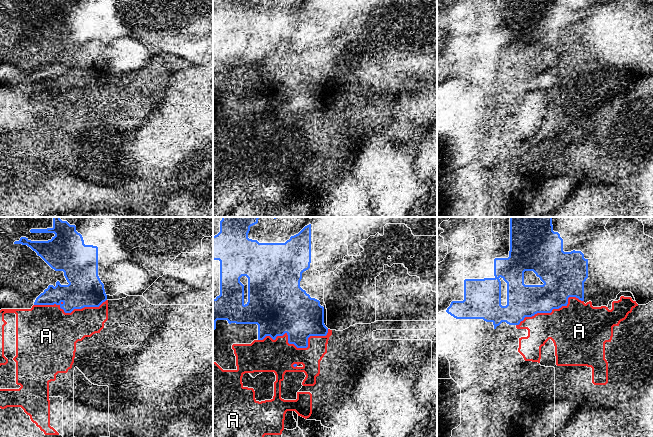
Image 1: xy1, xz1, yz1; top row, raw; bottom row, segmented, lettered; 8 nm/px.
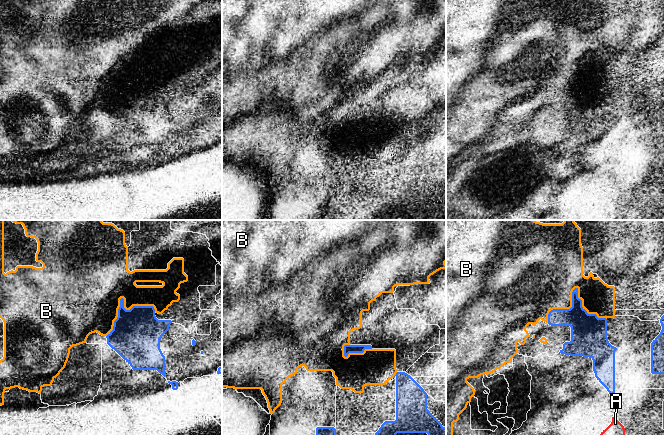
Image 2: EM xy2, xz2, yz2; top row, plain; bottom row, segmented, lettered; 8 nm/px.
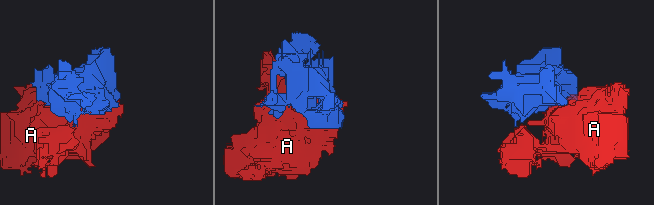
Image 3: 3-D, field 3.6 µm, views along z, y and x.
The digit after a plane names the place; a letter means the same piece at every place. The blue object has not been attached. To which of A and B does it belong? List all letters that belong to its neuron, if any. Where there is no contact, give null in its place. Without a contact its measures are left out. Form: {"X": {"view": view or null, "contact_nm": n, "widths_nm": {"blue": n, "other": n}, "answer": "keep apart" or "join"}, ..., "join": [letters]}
{"A": {"view": "xz1", "contact_nm": 550, "widths_nm": {"blue": 360, "other": 260}, "answer": "join"}, "B": {"view": "yz2", "contact_nm": 480, "widths_nm": {"blue": 180, "other": 480}, "answer": "keep apart"}, "join": ["A"]}

